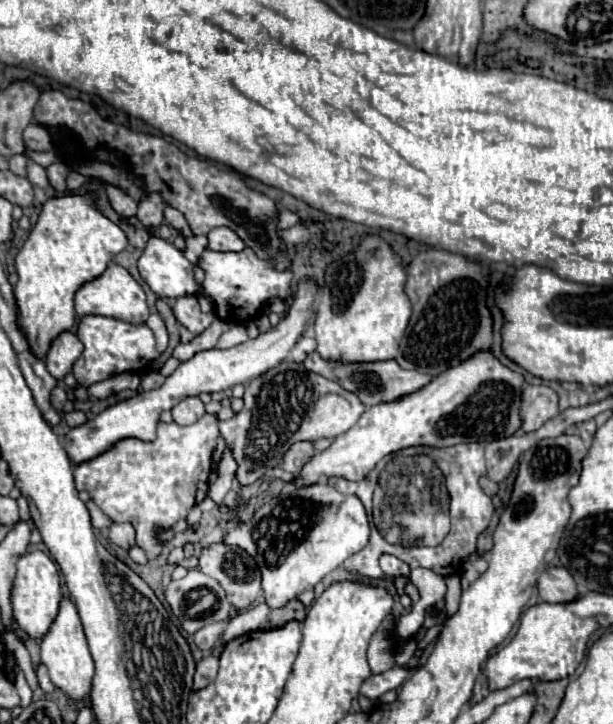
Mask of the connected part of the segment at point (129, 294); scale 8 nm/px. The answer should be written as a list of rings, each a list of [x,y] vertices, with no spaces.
[[[110,263],[108,269],[84,283],[78,291],[76,291],[76,313],[78,317],[84,317],[84,315],[106,315],[106,317],[114,317],[114,319],[120,319],[120,321],[128,321],[128,323],[134,323],[134,325],[142,325],[146,323],[150,311],[148,311],[147,297],[144,295],[143,288],[136,283],[136,279],[120,265],[116,263]]]

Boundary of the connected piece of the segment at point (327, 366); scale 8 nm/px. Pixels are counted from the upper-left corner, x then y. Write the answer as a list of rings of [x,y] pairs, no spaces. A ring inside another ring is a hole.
[[[310,353],[306,357],[306,361],[304,361],[304,367],[308,371],[320,373],[326,379],[332,379],[338,385],[342,385],[344,389],[356,393],[358,399],[366,407],[372,407],[376,403],[388,403],[388,401],[394,401],[394,399],[398,399],[402,395],[414,393],[420,387],[424,387],[426,383],[430,383],[430,379],[432,379],[430,375],[424,375],[424,373],[418,373],[418,371],[408,371],[408,369],[398,367],[398,363],[394,359],[392,361],[374,361],[374,363],[342,363],[342,361],[326,361],[318,353]]]

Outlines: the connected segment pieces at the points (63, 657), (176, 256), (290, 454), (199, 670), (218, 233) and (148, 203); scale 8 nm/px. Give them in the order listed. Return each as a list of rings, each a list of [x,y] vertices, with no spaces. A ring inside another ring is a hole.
[[[62,599],[56,621],[52,623],[50,631],[42,637],[40,657],[42,657],[42,663],[48,667],[54,687],[64,691],[72,701],[82,701],[90,695],[92,677],[94,677],[94,661],[92,661],[92,655],[82,631],[78,611],[70,599]]]
[[[152,237],[138,259],[140,277],[160,299],[202,293],[194,281],[194,265],[172,243]]]
[[[302,441],[302,443],[294,443],[294,447],[290,447],[286,451],[286,455],[282,455],[282,469],[290,471],[290,473],[298,473],[302,469],[302,465],[316,453],[312,441]]]
[[[208,655],[196,665],[196,675],[216,675],[218,673],[218,659]]]
[[[214,227],[214,231],[208,233],[208,249],[212,251],[242,251],[244,247],[242,239],[230,231],[230,227]]]
[[[150,193],[146,199],[138,203],[138,213],[136,217],[146,225],[146,227],[160,227],[164,221],[164,199],[160,193]]]

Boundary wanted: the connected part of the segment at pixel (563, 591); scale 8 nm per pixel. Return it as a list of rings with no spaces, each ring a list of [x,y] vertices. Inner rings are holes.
[[[548,567],[538,579],[540,599],[548,603],[568,603],[578,597],[576,583],[566,567]]]

